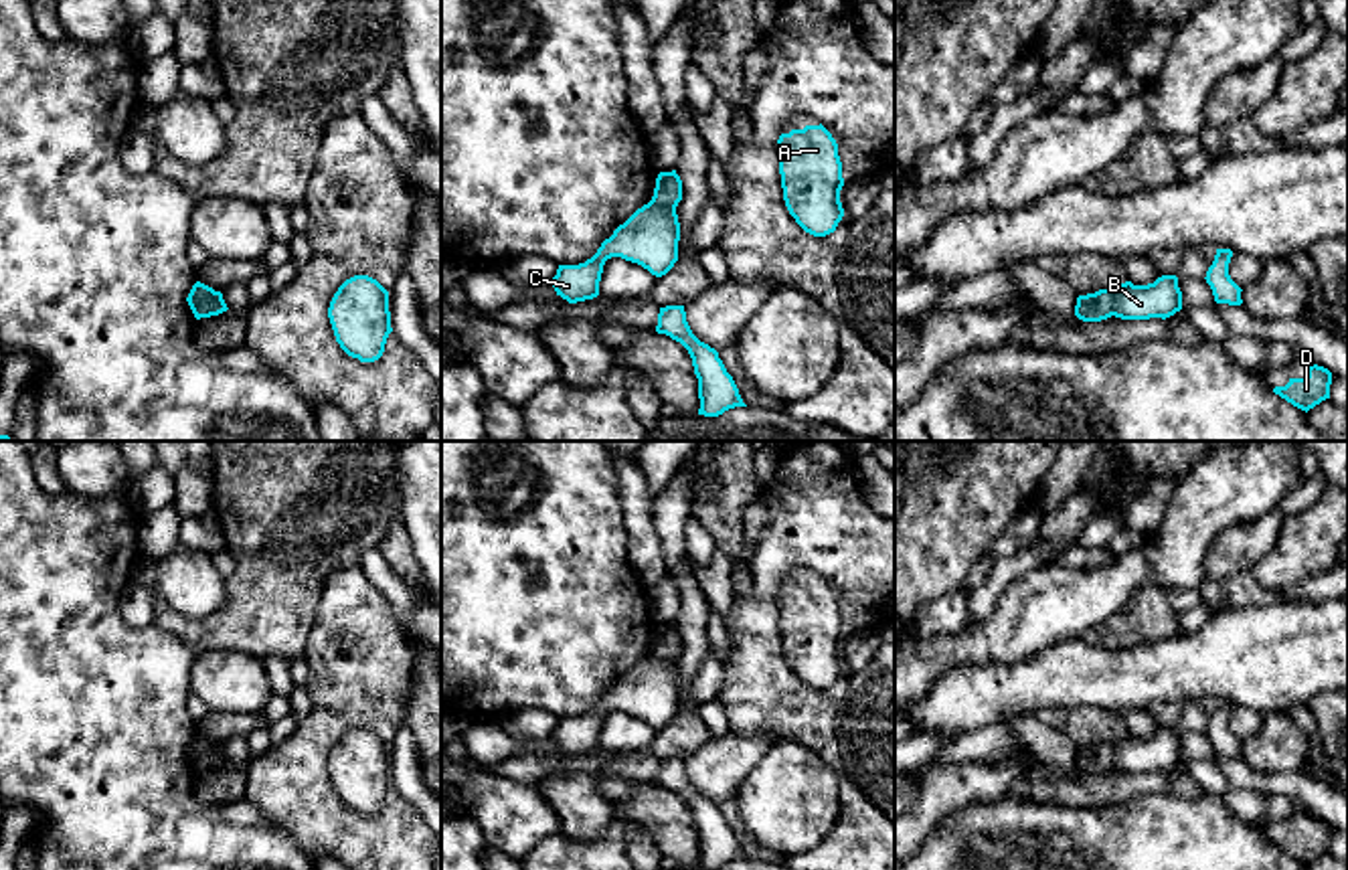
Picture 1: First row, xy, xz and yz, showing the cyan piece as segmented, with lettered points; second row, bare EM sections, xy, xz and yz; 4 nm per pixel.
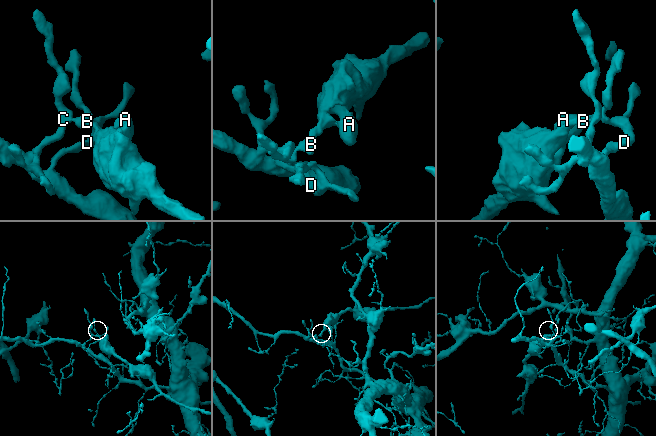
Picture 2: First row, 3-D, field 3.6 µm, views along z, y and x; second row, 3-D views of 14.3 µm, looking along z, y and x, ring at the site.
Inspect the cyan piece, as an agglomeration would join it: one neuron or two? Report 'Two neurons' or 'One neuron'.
Two neurons

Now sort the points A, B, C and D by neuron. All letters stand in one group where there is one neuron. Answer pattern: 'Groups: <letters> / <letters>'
Groups: A / B C D

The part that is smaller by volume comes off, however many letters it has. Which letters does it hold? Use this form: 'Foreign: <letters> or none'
Foreign: A

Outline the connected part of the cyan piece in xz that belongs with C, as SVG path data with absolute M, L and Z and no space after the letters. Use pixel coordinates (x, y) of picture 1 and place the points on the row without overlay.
M650 654L619 678L591 712L579 718L559 718L551 738L569 757L593 753L599 749L603 718L611 710L638 716L662 730L678 714L678 694L676 662Z

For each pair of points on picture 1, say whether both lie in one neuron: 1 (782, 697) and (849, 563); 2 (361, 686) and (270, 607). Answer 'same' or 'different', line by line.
1: same
2: different

